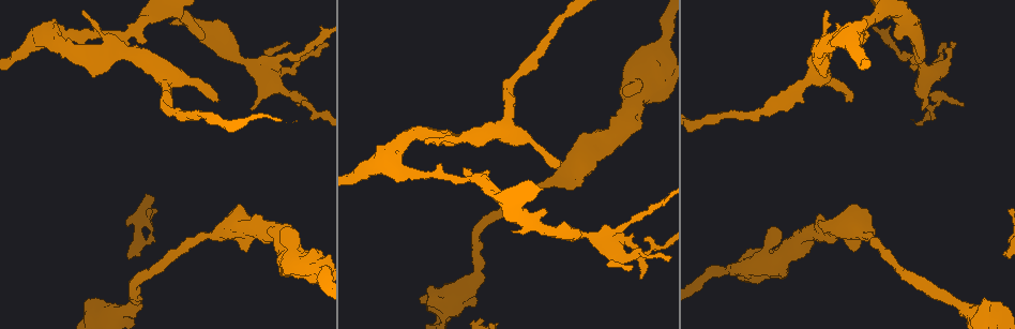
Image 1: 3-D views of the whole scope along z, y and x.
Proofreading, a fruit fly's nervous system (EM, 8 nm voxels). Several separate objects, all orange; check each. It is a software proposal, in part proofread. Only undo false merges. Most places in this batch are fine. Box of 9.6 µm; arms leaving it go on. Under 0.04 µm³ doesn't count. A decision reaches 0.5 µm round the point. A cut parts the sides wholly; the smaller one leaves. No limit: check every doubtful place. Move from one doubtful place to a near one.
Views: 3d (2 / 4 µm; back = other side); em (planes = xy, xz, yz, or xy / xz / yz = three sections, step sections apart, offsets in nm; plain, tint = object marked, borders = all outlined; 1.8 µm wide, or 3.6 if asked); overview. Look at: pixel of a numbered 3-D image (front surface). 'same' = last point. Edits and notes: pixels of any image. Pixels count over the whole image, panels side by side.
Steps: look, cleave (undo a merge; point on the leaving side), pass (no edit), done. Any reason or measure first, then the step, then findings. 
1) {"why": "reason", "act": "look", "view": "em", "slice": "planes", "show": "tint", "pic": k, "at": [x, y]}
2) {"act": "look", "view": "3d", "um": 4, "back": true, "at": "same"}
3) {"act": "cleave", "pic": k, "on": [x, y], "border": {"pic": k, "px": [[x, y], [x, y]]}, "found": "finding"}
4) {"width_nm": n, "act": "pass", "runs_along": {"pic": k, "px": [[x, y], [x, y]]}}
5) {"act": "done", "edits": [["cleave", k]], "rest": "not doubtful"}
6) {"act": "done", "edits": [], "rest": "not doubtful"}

{"why": "arms part here", "act": "look", "view": "3d", "um": 4, "back": true, "pic": 1, "at": [52, 35]}

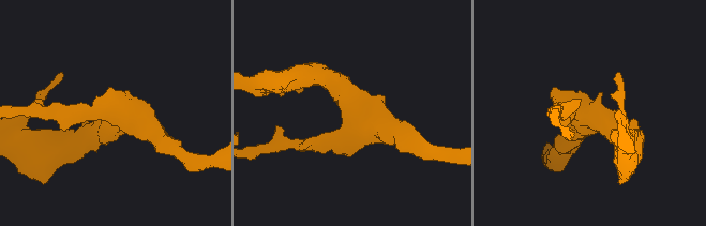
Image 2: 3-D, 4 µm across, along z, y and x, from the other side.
{"act": "look", "view": "em", "slice": "planes", "show": "tint", "pic": 2, "at": [357, 123]}

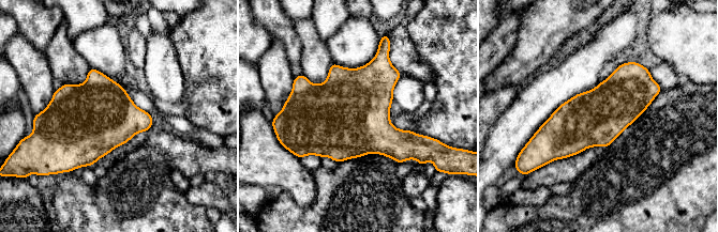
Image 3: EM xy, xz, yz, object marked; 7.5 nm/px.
{"act": "pass", "found": "all the same neuron"}

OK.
{"why": "sudden change in width", "act": "look", "view": "em", "um": 3.6, "slice": "xy", "step": 4, "show": "tint", "pic": 1, "at": [970, 309]}

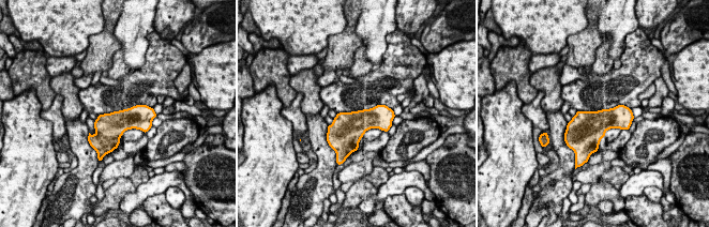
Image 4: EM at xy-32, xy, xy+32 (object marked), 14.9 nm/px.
{"act": "pass", "found": "one neuron here"}

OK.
{"why": "three-way junction", "act": "look", "view": "em", "um": 3.6, "slice": "planes", "show": "tint", "pic": 1, "at": [640, 95]}

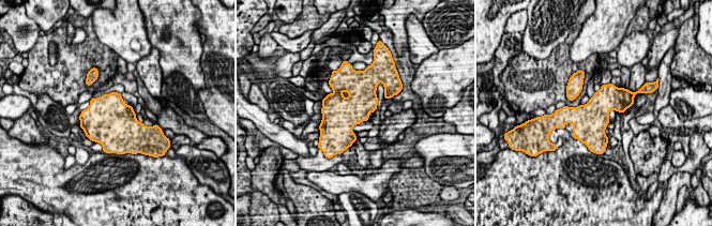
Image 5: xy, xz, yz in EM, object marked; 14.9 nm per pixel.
{"width_nm": 500, "act": "pass", "found": "continuous, no second neuron"}

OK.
{"act": "done", "edits": [], "rest": "not doubtful"}

